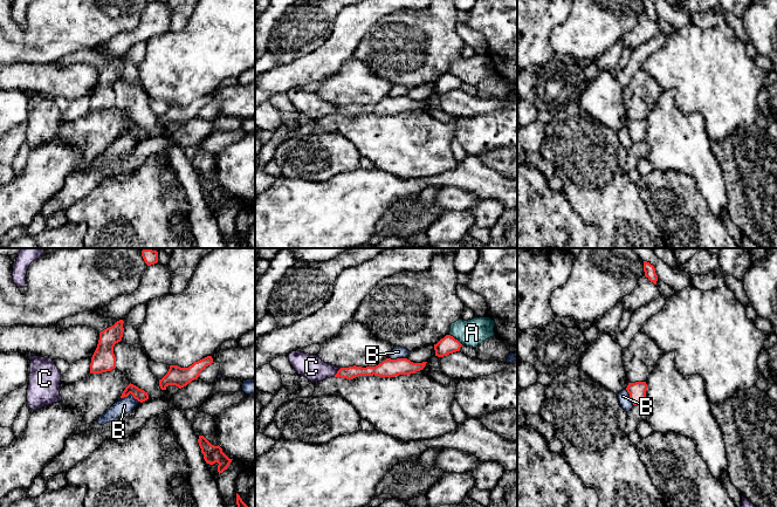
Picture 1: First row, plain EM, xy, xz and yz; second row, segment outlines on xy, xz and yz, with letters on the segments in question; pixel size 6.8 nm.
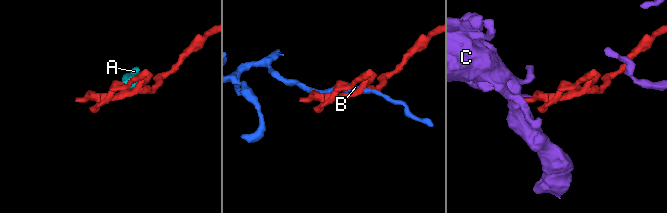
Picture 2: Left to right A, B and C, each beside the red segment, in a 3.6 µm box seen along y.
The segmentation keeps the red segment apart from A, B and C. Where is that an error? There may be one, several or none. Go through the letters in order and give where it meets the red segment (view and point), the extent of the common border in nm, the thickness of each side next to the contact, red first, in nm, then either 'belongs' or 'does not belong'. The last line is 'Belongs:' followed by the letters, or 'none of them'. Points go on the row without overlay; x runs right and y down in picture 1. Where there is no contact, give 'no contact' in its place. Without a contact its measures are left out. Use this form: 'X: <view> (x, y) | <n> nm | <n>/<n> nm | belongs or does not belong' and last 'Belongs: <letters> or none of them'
A: xz (456, 77) | 120 nm | 120/190 nm | does not belong
B: xy (131, 131) | 150 nm | 80/110 nm | does not belong
C: xz (337, 110) | 70 nm | 90/160 nm | belongs
Belongs: C

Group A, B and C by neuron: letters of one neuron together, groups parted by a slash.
A / B / C

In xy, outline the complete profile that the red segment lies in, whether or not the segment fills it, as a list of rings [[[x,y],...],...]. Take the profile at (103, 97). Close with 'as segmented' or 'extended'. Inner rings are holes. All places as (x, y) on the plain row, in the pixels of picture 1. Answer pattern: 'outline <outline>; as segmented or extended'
outline [[[123,57],[99,70],[97,85],[91,95],[90,111],[102,111],[116,105],[114,84],[122,78],[124,66]]]; as segmented

